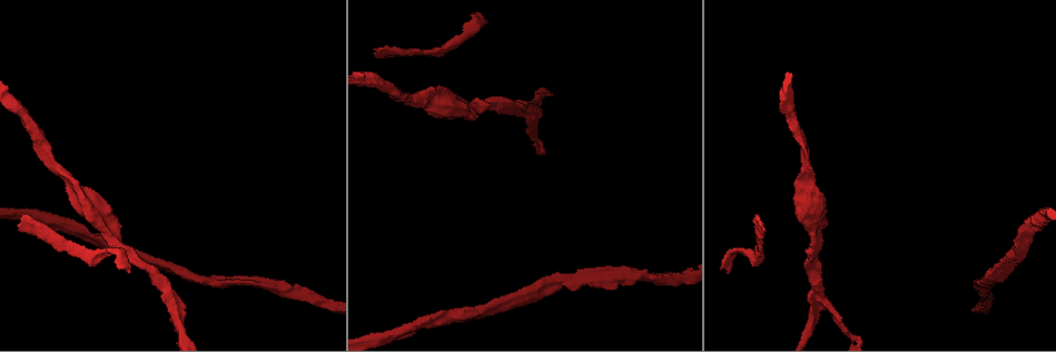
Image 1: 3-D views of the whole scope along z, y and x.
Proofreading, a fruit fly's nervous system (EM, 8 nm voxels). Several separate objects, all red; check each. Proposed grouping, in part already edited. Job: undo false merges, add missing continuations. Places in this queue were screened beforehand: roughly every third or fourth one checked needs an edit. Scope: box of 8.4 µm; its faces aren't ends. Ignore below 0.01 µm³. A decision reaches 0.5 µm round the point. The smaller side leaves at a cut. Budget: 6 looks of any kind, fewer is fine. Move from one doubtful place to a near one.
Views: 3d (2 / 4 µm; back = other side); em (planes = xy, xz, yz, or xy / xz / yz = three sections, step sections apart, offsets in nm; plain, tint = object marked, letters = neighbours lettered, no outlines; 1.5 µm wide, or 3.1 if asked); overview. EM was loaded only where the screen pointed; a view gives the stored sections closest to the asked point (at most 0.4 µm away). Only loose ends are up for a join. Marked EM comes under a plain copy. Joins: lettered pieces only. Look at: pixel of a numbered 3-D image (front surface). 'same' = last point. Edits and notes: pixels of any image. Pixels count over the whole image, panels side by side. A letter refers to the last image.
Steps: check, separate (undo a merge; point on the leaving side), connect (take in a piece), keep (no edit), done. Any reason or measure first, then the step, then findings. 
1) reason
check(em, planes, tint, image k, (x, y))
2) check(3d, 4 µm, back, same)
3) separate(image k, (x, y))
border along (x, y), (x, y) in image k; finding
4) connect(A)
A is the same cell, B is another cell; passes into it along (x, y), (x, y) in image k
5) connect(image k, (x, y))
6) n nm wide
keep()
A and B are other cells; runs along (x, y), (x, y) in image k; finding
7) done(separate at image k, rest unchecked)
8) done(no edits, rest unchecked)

tapers out
check(em, planes, letters, image 1, (482, 19))

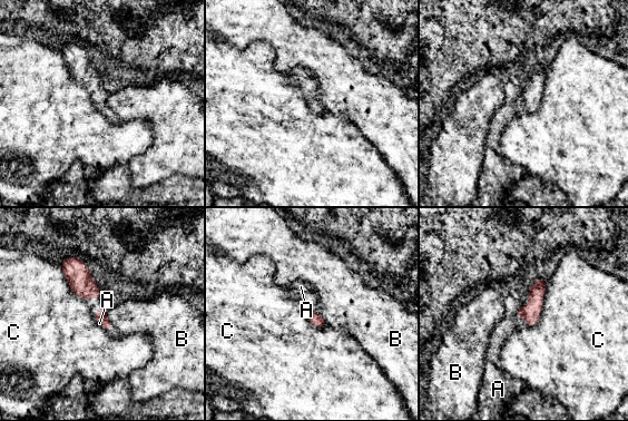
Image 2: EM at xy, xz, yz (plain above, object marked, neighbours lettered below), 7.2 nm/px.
connect(A)
A is the same cell, B and C are other cells; the neuron continues

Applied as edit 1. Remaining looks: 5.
check(overview)

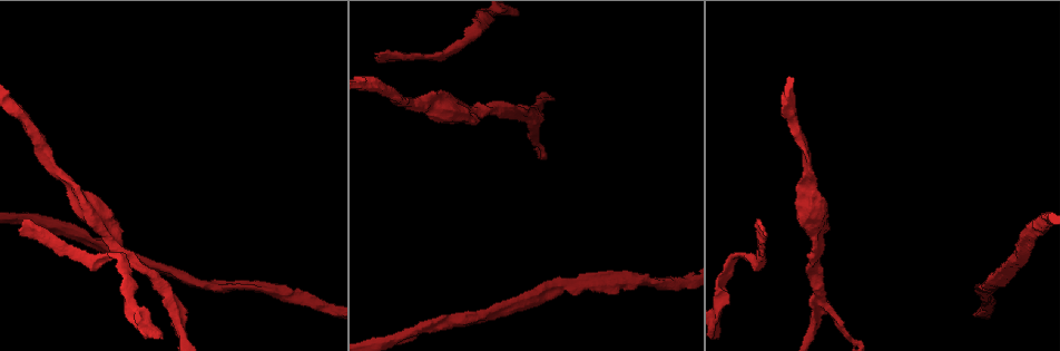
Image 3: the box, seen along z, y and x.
branch stops here
check(em, xz, step 8, tint, image 3, (375, 55))

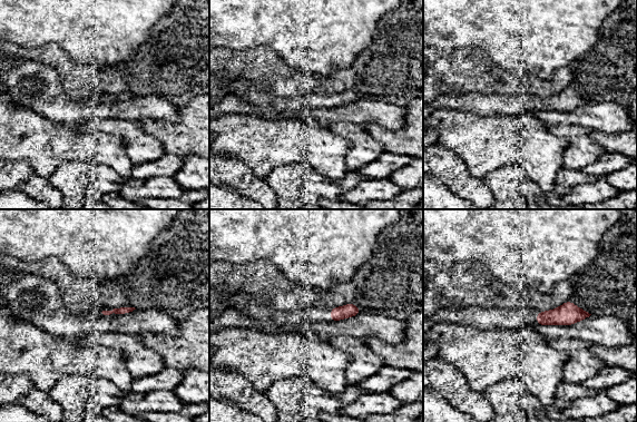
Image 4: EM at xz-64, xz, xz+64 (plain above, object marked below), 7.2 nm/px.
check(em, planes, letters, same)

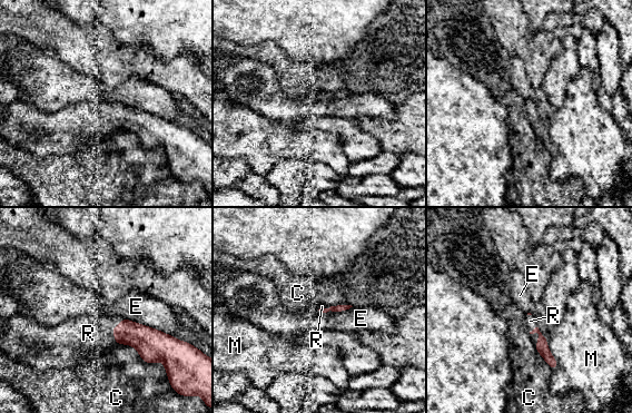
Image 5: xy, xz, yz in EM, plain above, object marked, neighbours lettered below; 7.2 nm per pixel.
connect(R)
R is the same cell, C, E and M are other cells; passes into it along (542, 347), (536, 332), (530, 321) in image 5; it goes on there

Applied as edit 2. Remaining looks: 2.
done(connect at image 2, connect at image 5, rest unchecked)

